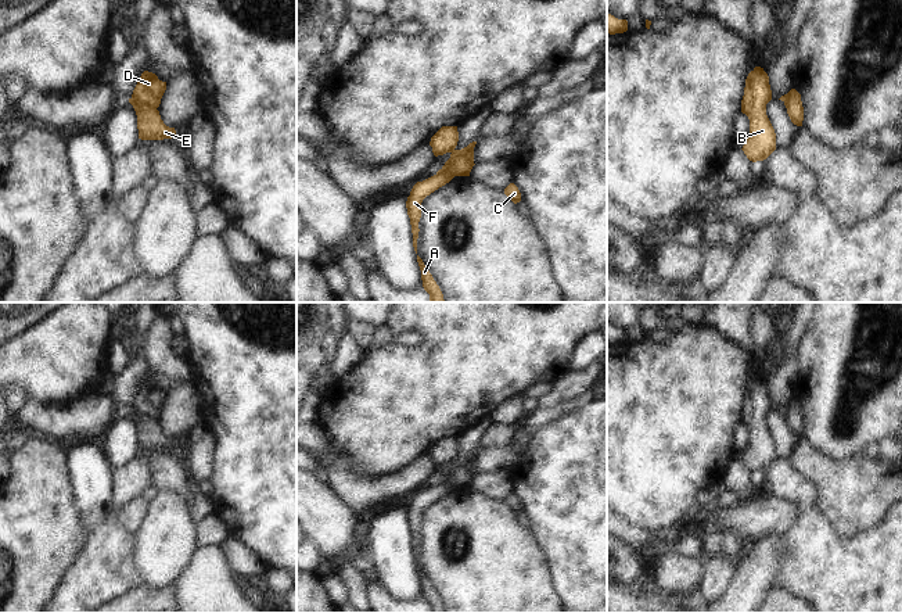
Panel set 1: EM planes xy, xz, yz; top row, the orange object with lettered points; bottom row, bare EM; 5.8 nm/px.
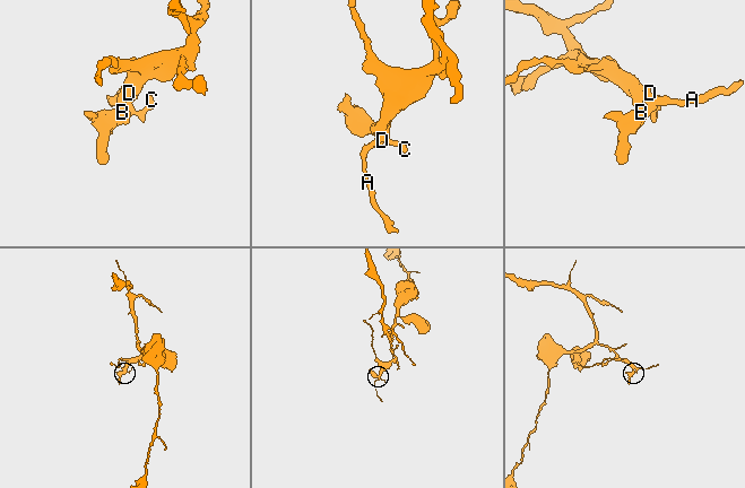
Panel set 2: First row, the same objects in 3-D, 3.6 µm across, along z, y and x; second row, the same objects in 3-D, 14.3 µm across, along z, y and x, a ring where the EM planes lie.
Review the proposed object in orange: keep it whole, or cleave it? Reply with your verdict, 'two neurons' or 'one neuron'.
two neurons

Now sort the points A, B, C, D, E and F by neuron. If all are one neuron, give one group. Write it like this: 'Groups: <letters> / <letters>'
Groups: A B C E F / D.

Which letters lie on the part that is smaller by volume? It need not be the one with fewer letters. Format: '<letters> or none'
A, B, C, E, F

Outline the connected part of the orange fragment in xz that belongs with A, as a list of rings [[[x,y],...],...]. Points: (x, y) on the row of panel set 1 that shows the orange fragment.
[[[418,255],[417,262],[421,270],[423,287],[430,294],[430,302],[445,302],[439,286],[436,284],[428,268],[424,265],[423,259]]]

